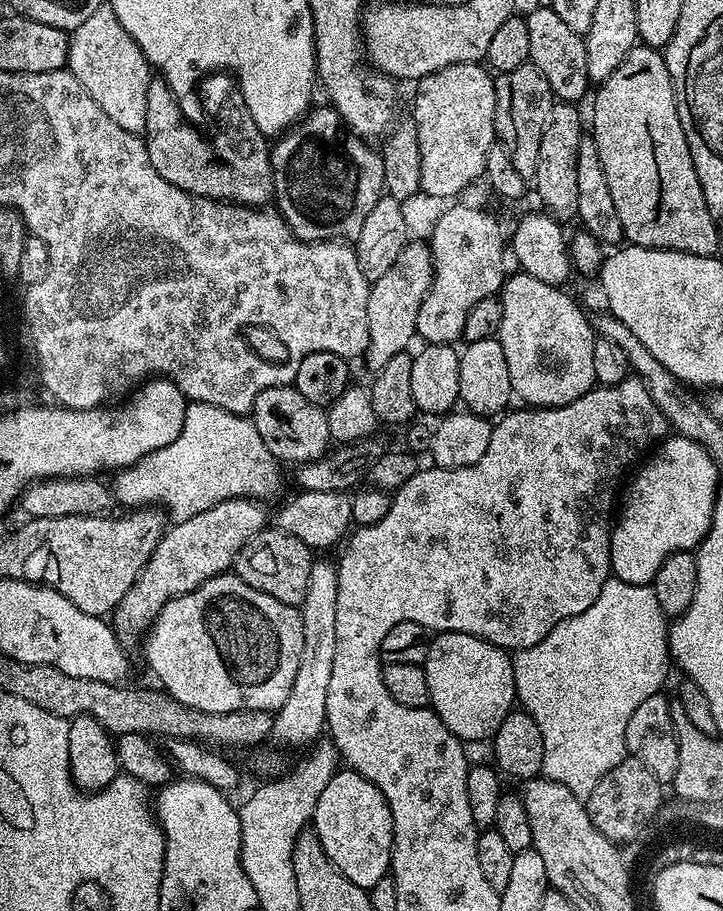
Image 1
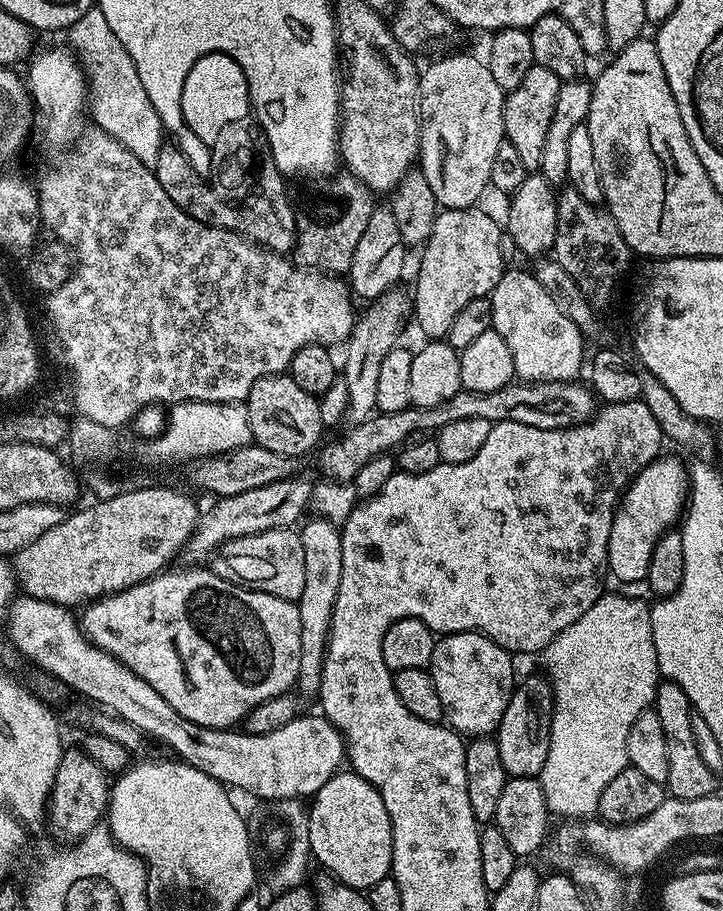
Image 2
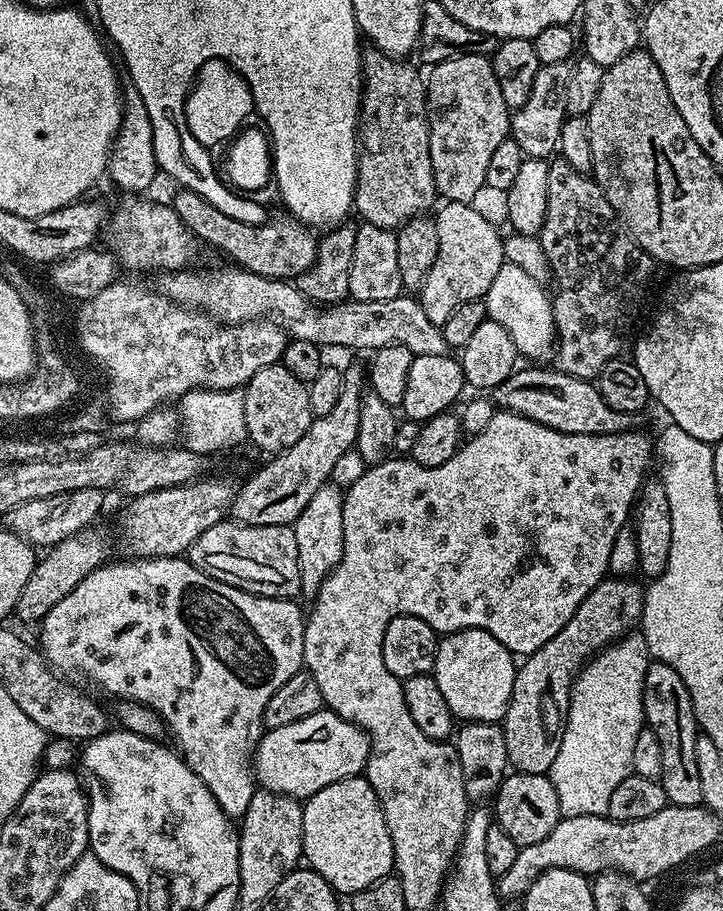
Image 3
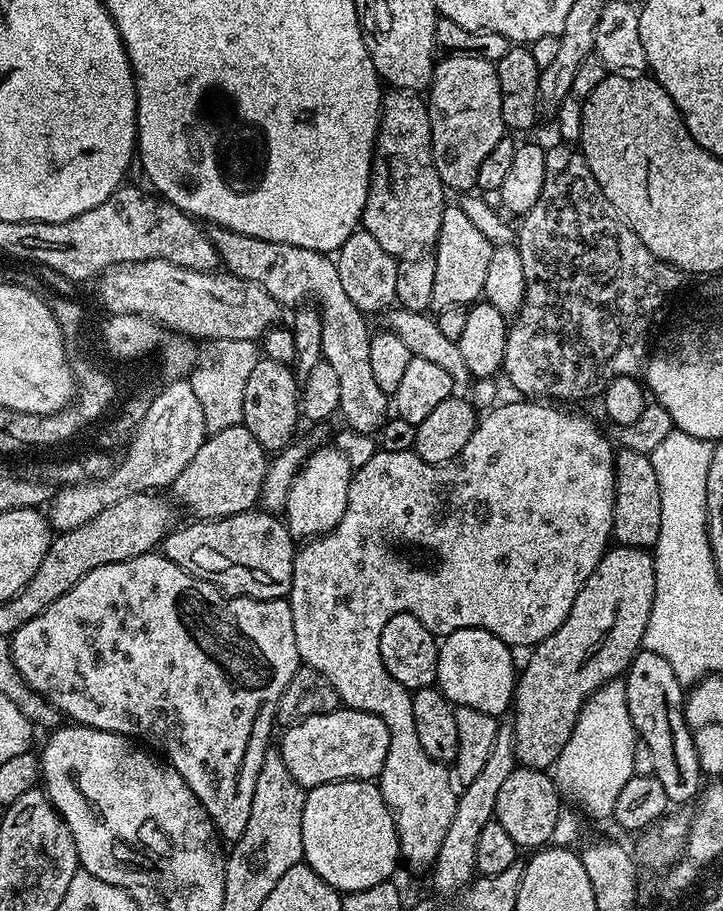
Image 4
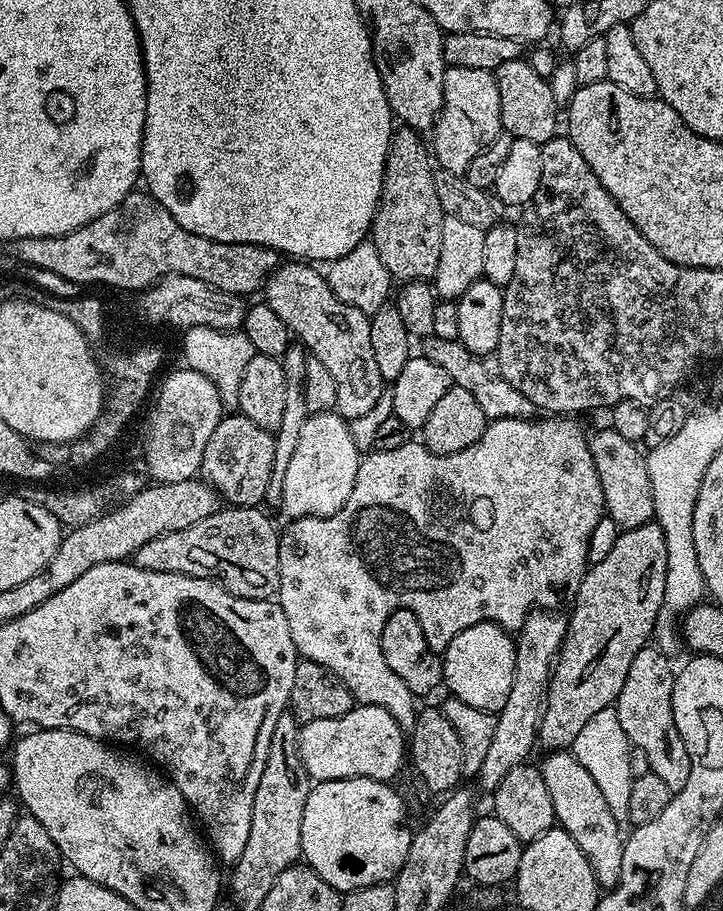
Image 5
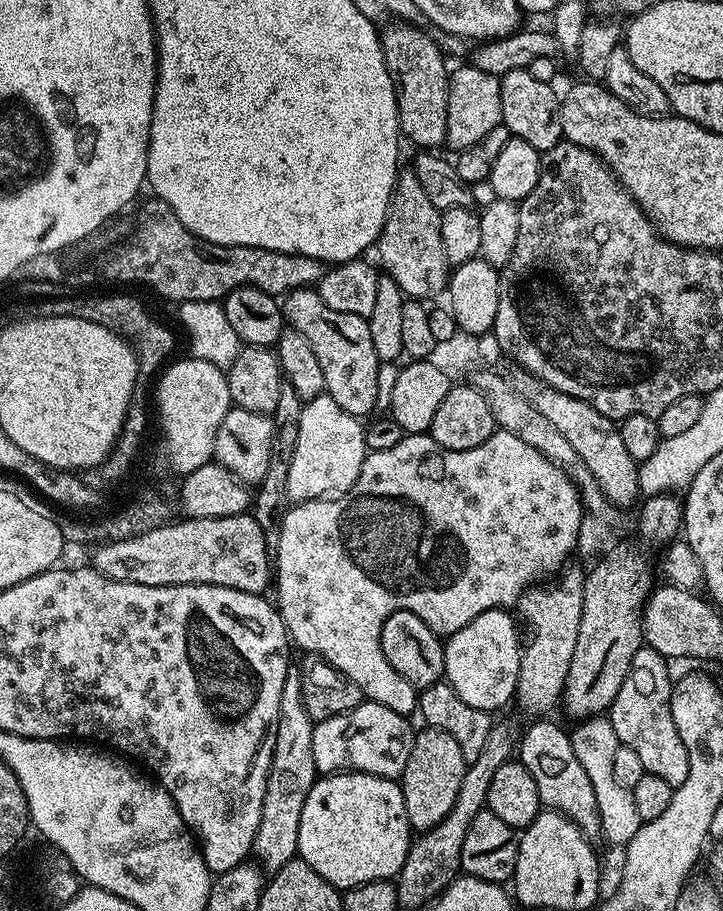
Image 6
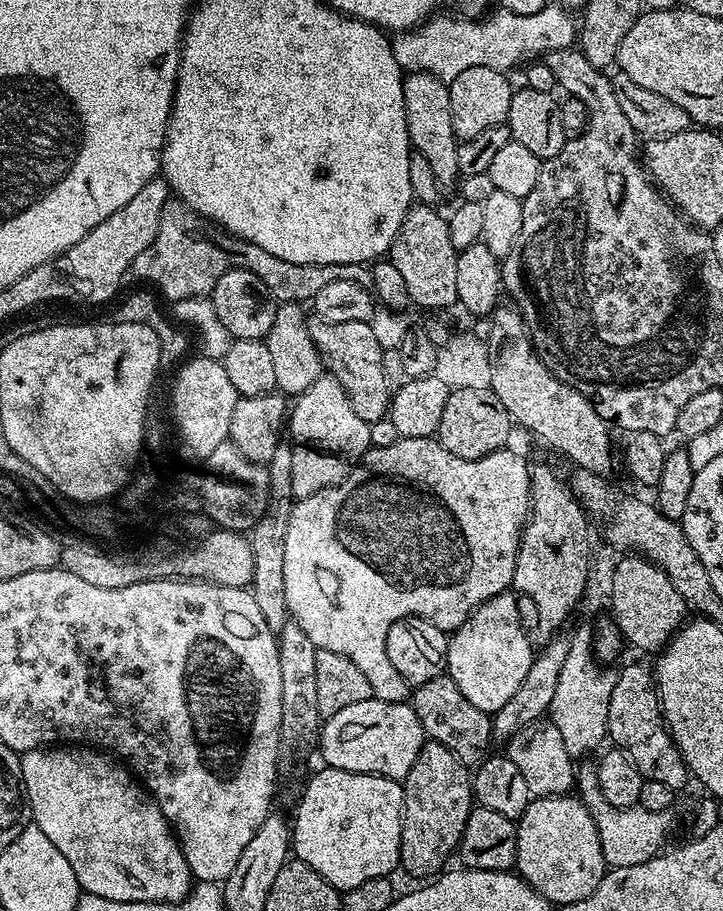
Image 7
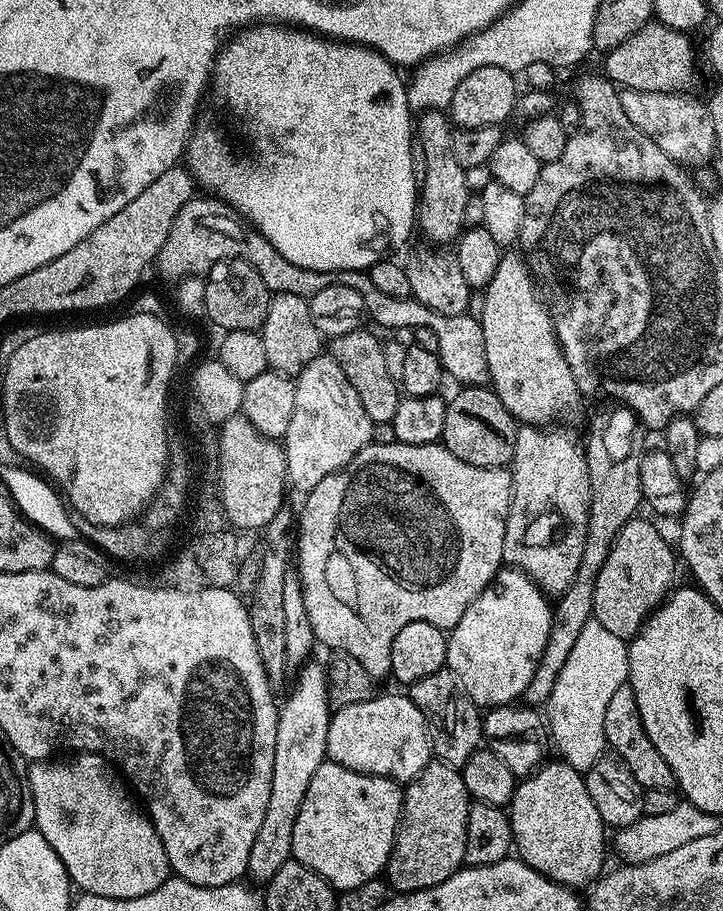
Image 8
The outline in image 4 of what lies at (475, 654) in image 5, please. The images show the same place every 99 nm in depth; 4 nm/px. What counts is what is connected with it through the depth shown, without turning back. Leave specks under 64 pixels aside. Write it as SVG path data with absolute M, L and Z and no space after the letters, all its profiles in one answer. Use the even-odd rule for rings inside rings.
M452 628L445 640L439 641L438 674L436 684L444 697L453 706L470 706L474 710L482 710L497 718L513 707L518 679L518 664L512 661L513 649L502 642L493 632L486 628Z

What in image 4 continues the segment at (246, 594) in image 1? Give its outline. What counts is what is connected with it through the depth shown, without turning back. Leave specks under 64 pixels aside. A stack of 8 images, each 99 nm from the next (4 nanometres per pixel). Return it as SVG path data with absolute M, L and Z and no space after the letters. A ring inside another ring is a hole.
M153 550L142 554L138 558L130 558L126 562L114 562L106 566L98 566L98 570L90 570L90 574L86 574L86 578L82 578L71 588L66 590L66 594L62 594L62 598L58 598L50 606L46 606L46 610L42 610L42 614L38 614L38 618L30 618L30 622L26 622L26 626L22 626L13 632L10 637L11 643L11 660L13 666L17 668L18 674L22 679L37 692L43 696L45 700L54 707L61 717L67 718L69 721L75 722L77 725L86 728L97 728L98 730L106 730L107 732L117 732L120 736L126 736L133 741L140 742L144 739L143 743L149 749L155 750L163 759L171 766L171 768L178 774L182 774L182 782L186 782L186 786L190 786L190 790L194 790L194 794L198 798L198 802L202 802L202 806L206 810L206 814L215 824L217 833L225 841L234 842L238 838L242 838L242 830L246 830L246 821L250 819L250 802L254 802L254 783L251 779L244 780L240 784L240 767L244 764L244 759L248 756L248 747L252 744L252 727L256 724L256 719L260 716L260 711L264 707L275 705L276 700L282 694L282 690L286 690L286 686L290 682L290 678L294 678L296 669L301 667L302 661L298 654L298 646L294 638L294 618L290 614L290 606L287 599L282 600L252 600L248 596L229 596L220 591L215 584L209 580L199 580L197 576L191 576L186 570L182 570L182 566L174 566L174 562L167 560L159 551Z

